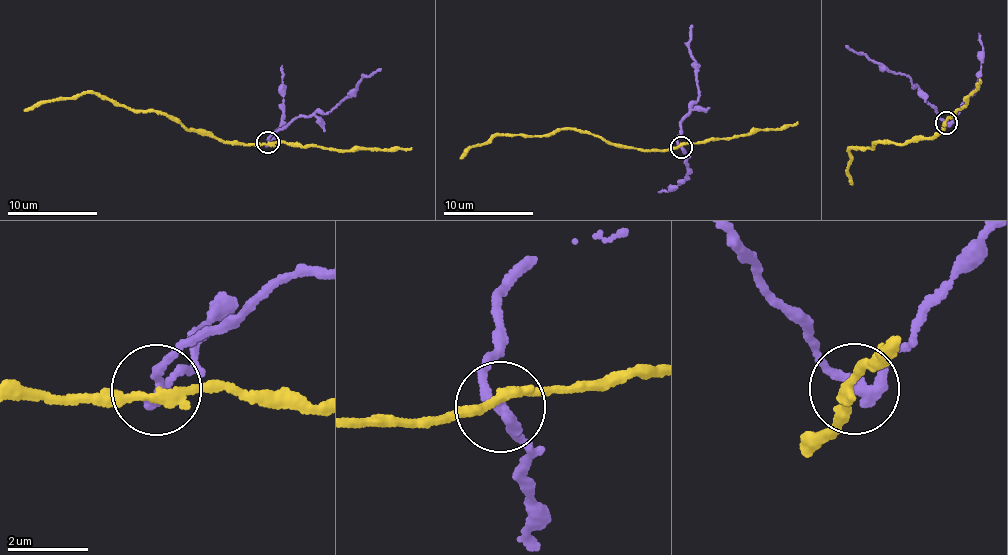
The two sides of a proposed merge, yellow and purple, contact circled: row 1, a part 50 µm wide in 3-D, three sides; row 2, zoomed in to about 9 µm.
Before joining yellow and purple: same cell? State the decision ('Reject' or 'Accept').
Reject

